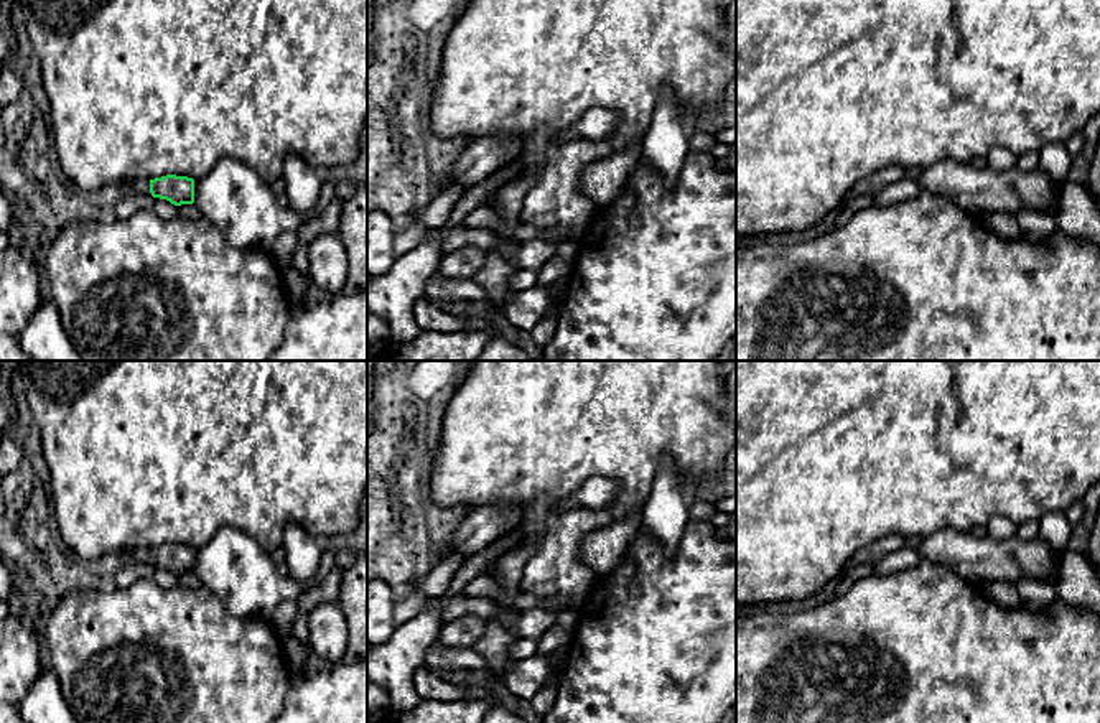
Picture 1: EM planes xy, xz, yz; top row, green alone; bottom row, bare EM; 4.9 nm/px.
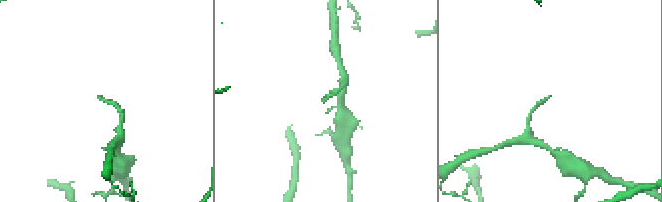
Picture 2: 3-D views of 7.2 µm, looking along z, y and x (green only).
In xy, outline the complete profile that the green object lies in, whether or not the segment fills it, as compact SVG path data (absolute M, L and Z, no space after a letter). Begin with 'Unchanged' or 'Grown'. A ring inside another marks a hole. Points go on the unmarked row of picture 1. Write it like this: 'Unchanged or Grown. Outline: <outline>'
Grown. Outline: M166 543L155 548L135 548L130 560L151 562L153 567L166 568L175 575L194 571L194 548L188 545Z

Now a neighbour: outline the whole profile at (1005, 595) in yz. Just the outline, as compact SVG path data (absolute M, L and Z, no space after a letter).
M993 583L986 591L986 596L1004 609L1016 609L1023 604L1018 591L1011 583Z

